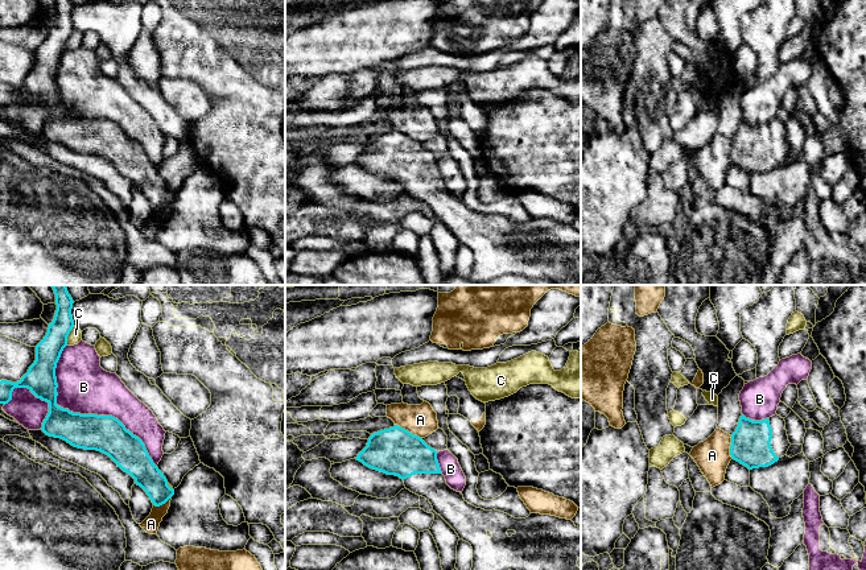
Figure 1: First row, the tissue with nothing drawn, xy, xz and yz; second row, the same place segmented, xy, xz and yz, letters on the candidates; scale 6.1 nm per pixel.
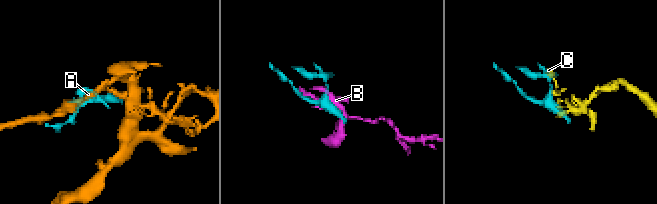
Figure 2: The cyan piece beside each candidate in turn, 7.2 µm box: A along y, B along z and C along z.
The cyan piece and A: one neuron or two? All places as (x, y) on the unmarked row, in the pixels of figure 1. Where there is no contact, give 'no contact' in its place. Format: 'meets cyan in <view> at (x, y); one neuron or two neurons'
meets cyan in xz at (407, 135); two neurons

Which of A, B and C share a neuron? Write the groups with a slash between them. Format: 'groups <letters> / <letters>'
groups A / B / C

